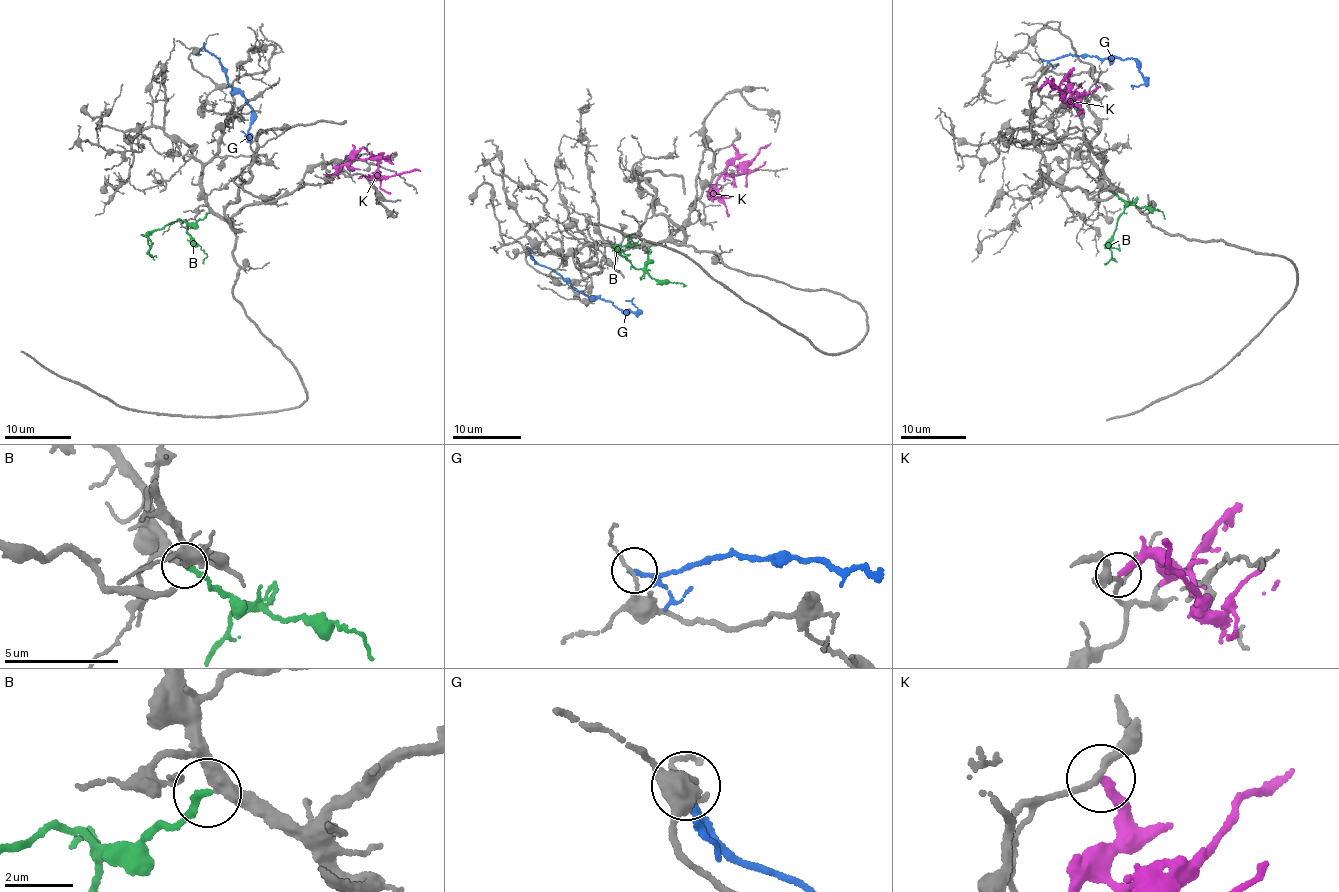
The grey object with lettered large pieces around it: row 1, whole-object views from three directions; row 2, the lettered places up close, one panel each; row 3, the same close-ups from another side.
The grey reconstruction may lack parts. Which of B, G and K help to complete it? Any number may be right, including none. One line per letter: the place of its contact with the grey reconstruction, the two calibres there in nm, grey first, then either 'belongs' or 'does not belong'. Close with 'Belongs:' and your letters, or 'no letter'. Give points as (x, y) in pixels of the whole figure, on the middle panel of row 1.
B: contact (649, 246); calibres 380 and 200 nm; belongs
G: contact (528, 249); calibres 120 and 200 nm; does not belong
K: contact (732, 144); calibres 200 and 260 nm; does not belong
Belongs: B

